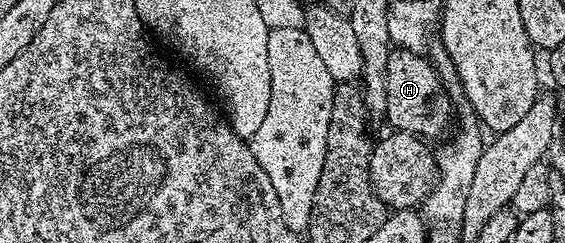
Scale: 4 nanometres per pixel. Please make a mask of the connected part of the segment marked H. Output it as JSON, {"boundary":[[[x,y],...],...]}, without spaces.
{"boundary":[[[397,47],[390,52],[386,67],[386,93],[387,103],[384,120],[389,120],[388,128],[399,133],[414,133],[416,137],[430,139],[437,137],[449,125],[450,117],[454,114],[454,106],[451,104],[451,98],[445,92],[445,86],[441,83],[441,78],[428,56],[420,53],[409,53],[403,48]]]}

